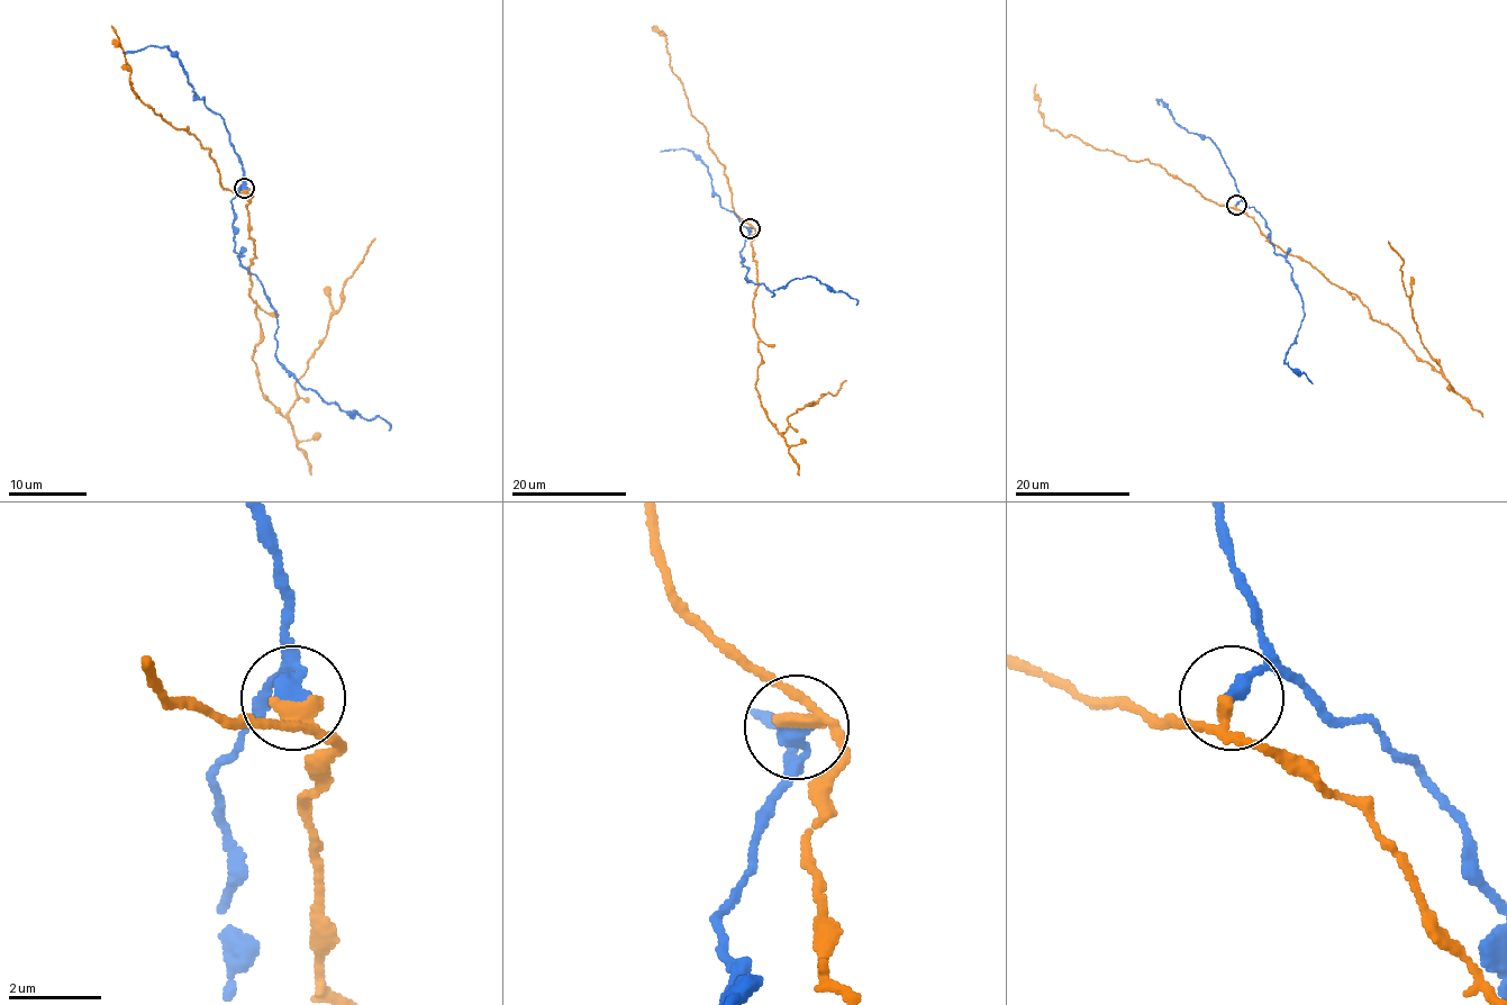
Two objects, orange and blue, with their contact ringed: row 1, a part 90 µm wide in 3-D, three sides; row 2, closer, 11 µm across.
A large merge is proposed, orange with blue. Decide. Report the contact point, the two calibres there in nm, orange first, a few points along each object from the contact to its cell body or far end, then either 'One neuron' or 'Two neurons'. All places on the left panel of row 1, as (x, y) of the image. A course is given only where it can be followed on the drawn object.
Place: (244, 188). Thickness 280 nm (orange) against 360 nm. Course of orange: (245, 189), (261, 340), (253, 361), (259, 388), (284, 415), (342, 283), (375, 238). Course of blue: (245, 188), (232, 201), (233, 238), (277, 314), (277, 359), (325, 401), (381, 417), (389, 431). Two neurons

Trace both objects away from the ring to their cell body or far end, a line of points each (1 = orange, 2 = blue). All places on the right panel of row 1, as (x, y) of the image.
1: (1236, 206), (1271, 243), (1353, 293), (1374, 320), (1388, 323), (1440, 372), (1416, 329), (1404, 260), (1388, 242)
2: (1236, 204), (1242, 201), (1260, 214), (1274, 253), (1292, 269), (1304, 316), (1285, 362), (1313, 383)

